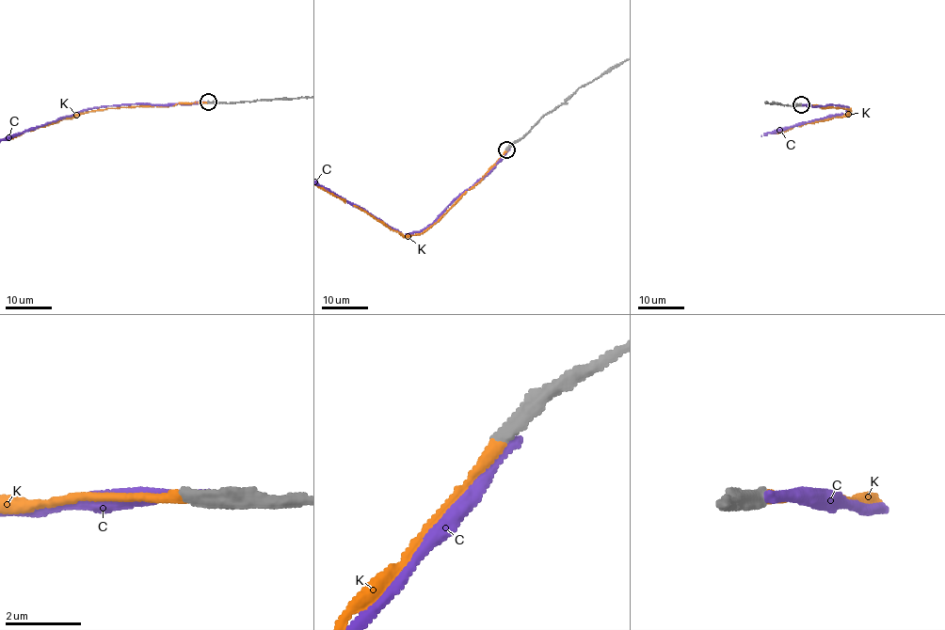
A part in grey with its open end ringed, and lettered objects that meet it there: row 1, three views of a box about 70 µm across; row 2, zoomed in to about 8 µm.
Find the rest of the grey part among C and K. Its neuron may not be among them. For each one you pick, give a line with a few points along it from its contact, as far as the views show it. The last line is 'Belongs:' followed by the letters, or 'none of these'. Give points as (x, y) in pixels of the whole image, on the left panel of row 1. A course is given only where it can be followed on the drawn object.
Belongs: K

